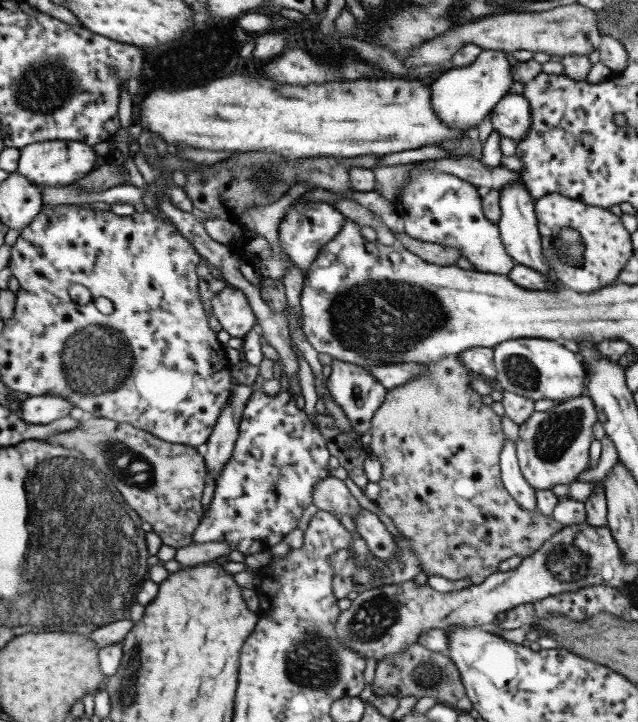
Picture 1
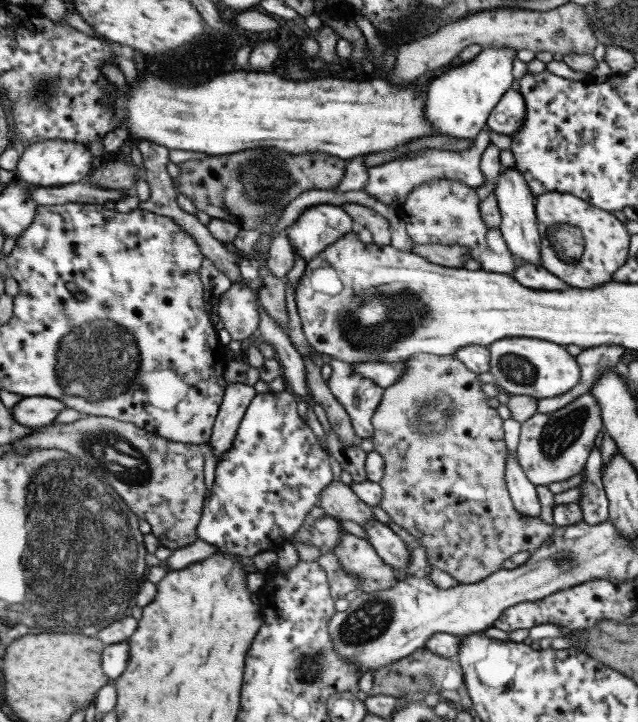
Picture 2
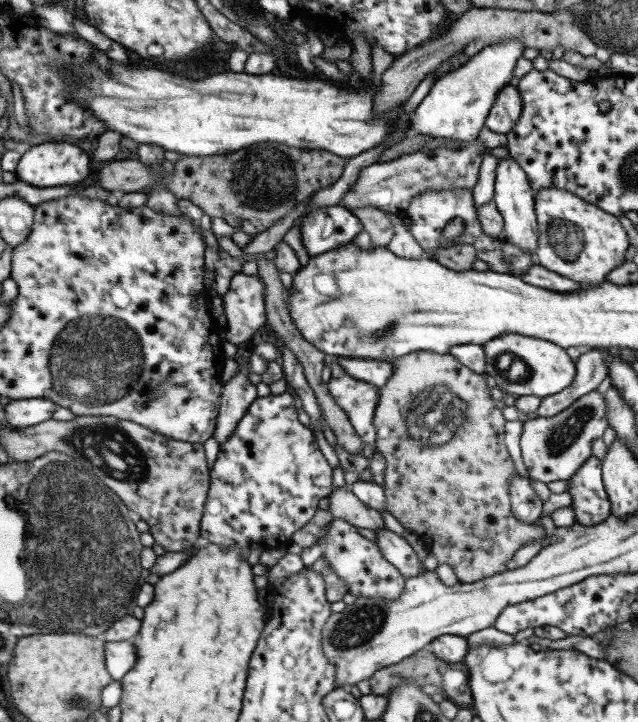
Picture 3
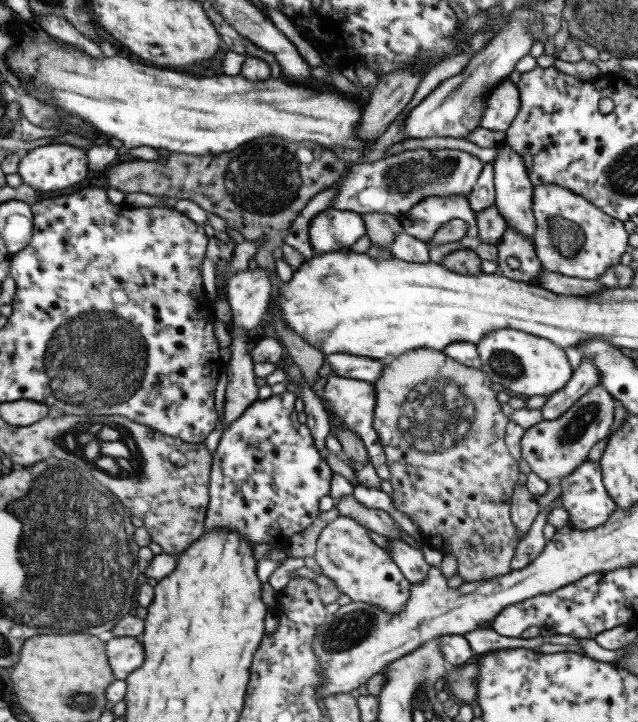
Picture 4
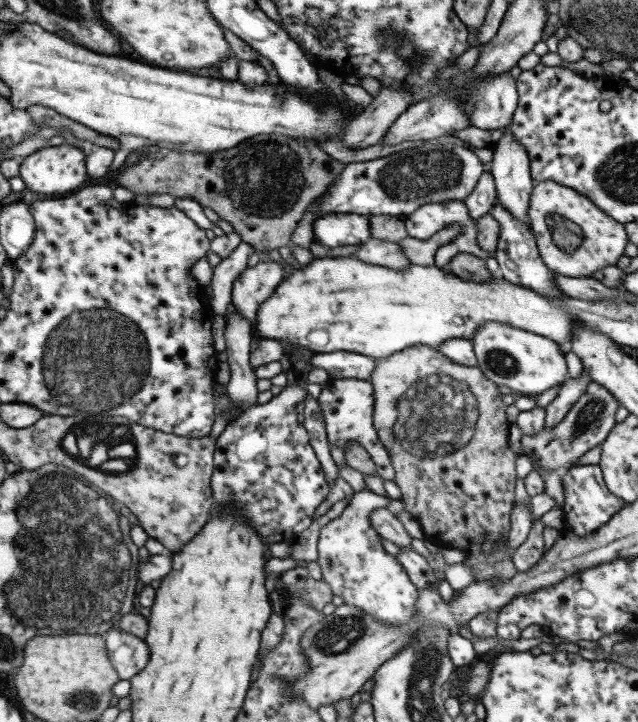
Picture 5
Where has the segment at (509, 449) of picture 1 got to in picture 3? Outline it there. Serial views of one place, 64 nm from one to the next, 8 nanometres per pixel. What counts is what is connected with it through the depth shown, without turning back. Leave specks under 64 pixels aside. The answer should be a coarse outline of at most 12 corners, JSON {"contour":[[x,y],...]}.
{"contour":[[515,472],[508,488],[512,518],[535,524],[542,501],[528,476]]}

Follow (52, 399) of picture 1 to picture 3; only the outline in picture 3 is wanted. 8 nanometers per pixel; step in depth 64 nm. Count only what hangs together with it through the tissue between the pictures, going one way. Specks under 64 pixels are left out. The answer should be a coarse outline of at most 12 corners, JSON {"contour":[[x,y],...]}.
{"contour":[[45,398],[3,405],[3,418],[23,428],[51,419],[56,405]]}

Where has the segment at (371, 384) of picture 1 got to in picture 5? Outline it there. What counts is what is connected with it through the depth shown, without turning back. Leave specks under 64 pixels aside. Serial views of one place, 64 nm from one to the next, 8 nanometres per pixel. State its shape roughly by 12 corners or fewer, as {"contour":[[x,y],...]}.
{"contour":[[329,378],[316,398],[328,446],[357,444],[383,482],[395,478],[372,426],[373,390]]}

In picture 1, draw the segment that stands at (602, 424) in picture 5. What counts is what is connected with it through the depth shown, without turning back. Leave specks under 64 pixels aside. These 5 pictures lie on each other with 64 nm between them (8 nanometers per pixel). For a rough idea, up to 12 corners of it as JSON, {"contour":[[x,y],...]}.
{"contour":[[581,394],[518,425],[516,459],[533,490],[590,470],[597,420]]}

